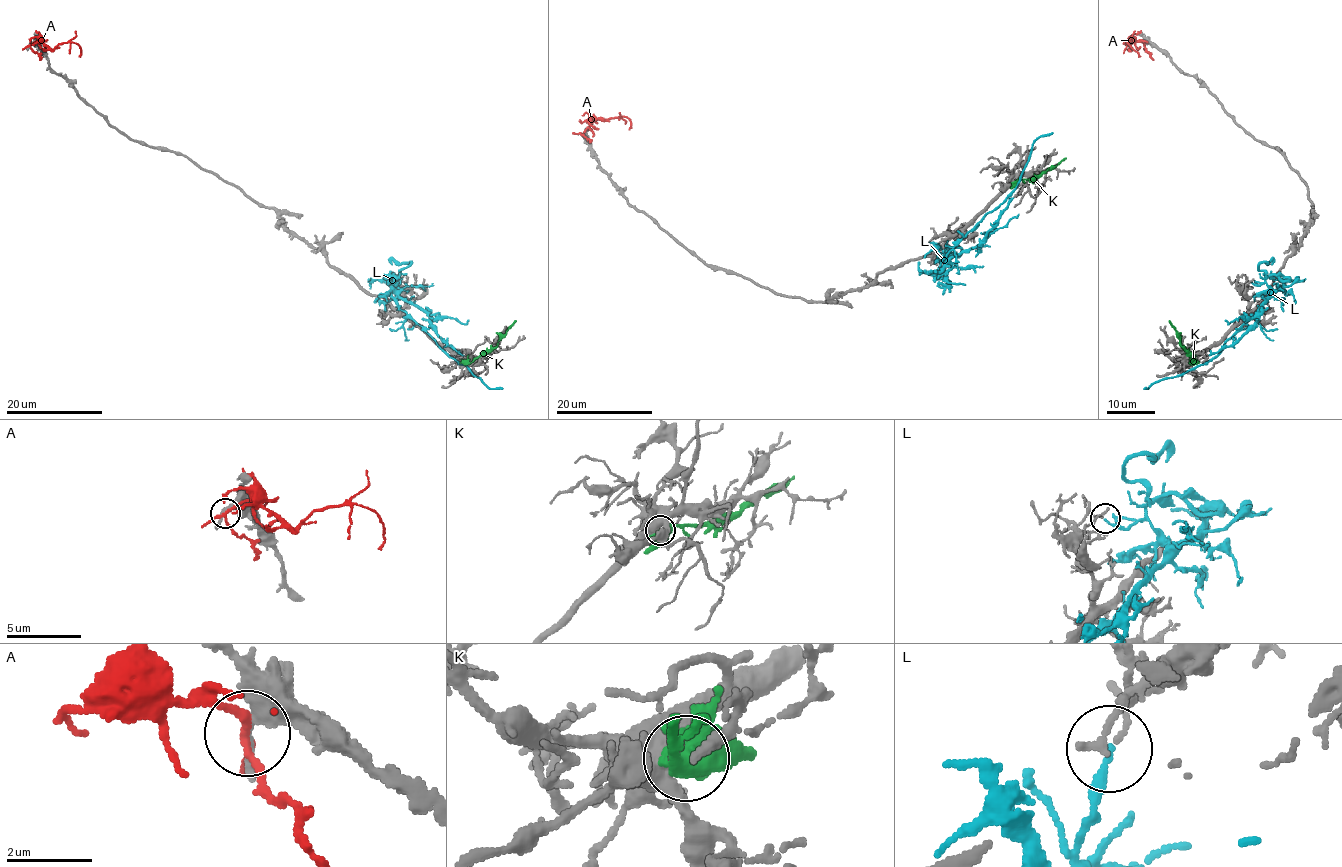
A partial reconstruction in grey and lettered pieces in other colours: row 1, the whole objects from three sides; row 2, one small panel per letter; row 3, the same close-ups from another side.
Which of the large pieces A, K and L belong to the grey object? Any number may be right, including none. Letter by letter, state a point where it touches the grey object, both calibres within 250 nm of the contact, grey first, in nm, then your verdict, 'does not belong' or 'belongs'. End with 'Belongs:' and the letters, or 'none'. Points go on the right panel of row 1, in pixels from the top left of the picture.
A: (1144, 45) | 260/160 nm | does not belong
K: (1191, 362) | 550/480 nm | does not belong
L: (1252, 282) | 110/180 nm | does not belong
Belongs: none

